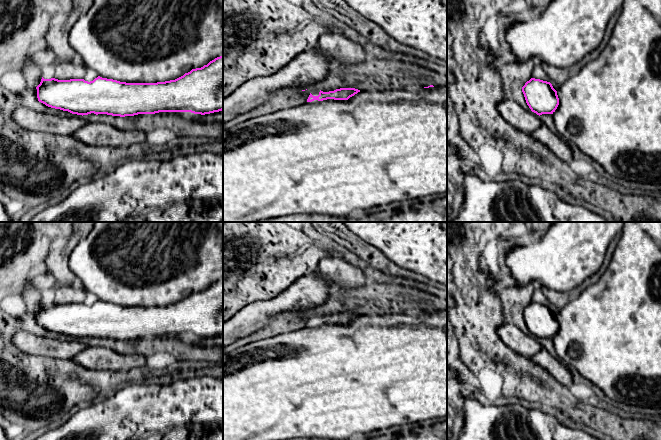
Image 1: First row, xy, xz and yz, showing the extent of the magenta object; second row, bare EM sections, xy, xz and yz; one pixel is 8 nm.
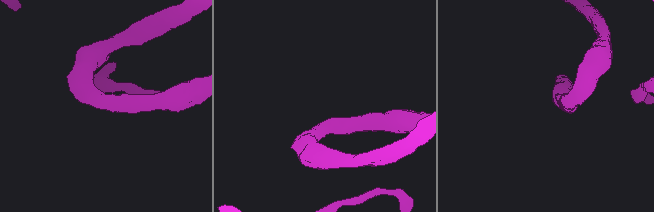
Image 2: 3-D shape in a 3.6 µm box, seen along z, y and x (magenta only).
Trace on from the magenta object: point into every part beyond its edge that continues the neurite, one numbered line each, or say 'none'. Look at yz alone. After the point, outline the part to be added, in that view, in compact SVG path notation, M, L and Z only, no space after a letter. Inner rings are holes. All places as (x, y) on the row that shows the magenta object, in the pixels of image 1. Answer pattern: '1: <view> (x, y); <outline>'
none

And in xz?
none

